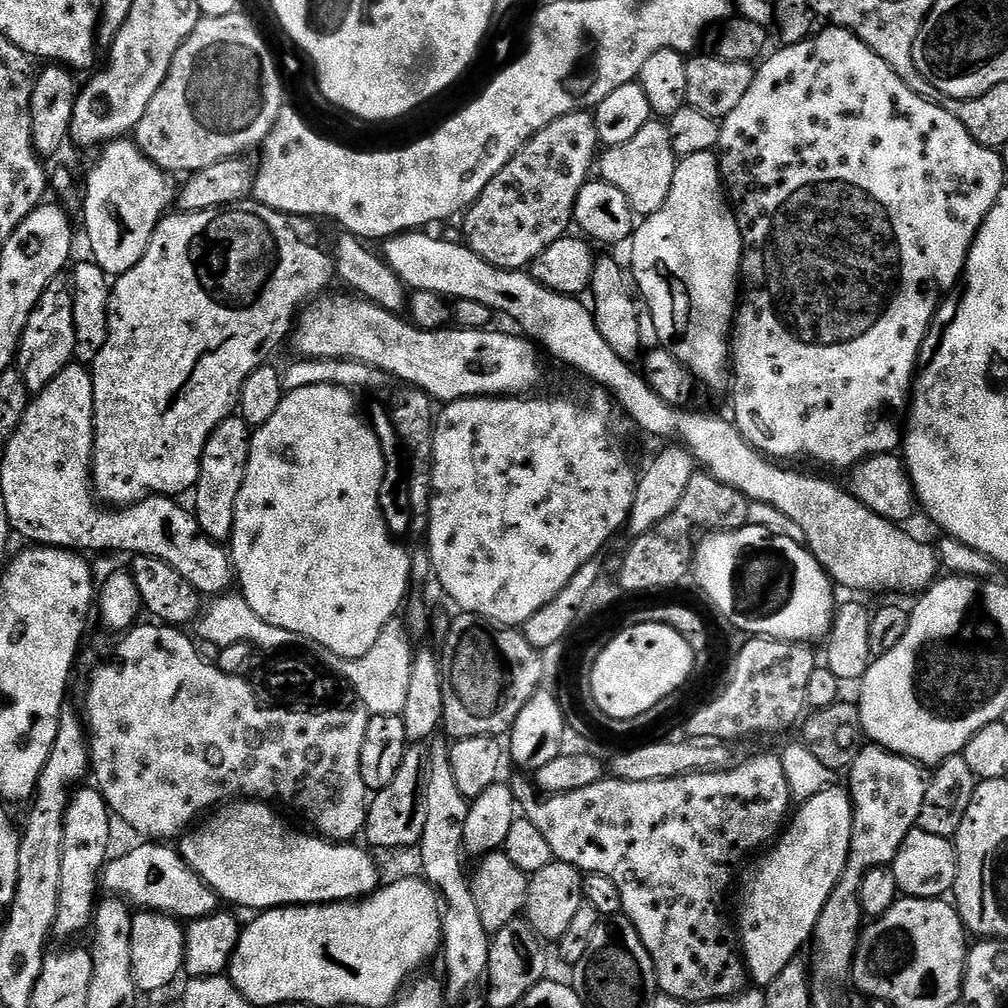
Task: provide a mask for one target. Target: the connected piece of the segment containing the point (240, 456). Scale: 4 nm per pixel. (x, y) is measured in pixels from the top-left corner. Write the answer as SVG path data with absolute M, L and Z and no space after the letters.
M227 416L210 434L200 459L198 482L194 489L196 521L207 536L217 542L228 542L232 539L234 510L238 502L238 490L242 490L242 482L246 478L252 434L253 429L245 422L243 416Z

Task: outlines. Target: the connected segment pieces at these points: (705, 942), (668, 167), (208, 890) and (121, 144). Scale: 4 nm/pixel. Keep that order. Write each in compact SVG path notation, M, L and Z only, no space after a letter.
M779 755L752 756L749 760L742 761L741 764L736 762L719 770L710 772L695 771L685 776L675 776L665 780L651 780L650 782L630 782L629 780L605 778L599 780L594 786L586 786L582 790L570 790L557 796L545 795L543 798L538 795L531 779L511 781L510 787L517 798L523 815L530 822L534 822L534 826L538 826L538 831L546 837L546 842L550 845L550 850L555 859L572 864L581 874L590 872L602 874L606 878L610 878L610 882L614 882L614 886L618 886L618 895L622 898L620 911L634 926L634 930L638 930L638 934L642 938L642 946L646 946L646 950L652 959L652 975L655 987L657 984L664 991L661 993L667 999L680 1000L686 1006L692 1006L692 1004L707 1006L711 1000L730 1000L733 996L739 996L745 991L746 969L741 953L738 951L737 941L734 939L733 929L731 932L728 929L727 922L724 921L724 912L720 909L720 903L723 902L724 895L727 894L728 887L732 884L732 867L747 852L752 852L755 848L760 847L763 849L769 842L775 841L778 833L785 827L786 821L789 819L790 808L788 812L788 804L790 805L790 797Z
M663 119L649 120L630 142L622 142L618 146L608 148L599 157L598 176L610 186L618 186L622 194L626 194L626 202L630 202L633 213L643 218L652 216L666 202L670 194L670 186L674 182L674 170L678 157L674 154L674 146L670 146L670 130Z
M140 842L137 848L124 852L120 857L109 859L104 865L102 873L102 888L109 897L119 898L129 905L149 912L163 912L181 922L201 920L210 914L221 911L222 901L220 895L203 880L195 870L190 867L175 847L164 842Z
M112 138L101 148L104 149L101 150L100 157L93 162L92 169L88 172L88 192L86 188L82 196L84 232L88 235L89 246L92 247L91 259L109 277L115 278L126 274L130 266L138 266L142 254L146 254L146 246L150 246L154 230L173 207L174 184L172 188L173 177L143 156L140 147L131 139Z

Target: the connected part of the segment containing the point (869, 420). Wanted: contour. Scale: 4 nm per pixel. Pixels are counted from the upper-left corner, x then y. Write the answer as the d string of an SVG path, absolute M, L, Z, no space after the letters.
M824 26L824 29L820 33L818 32L809 35L808 39L797 44L780 46L780 49L764 65L759 65L756 68L756 77L750 86L750 90L746 90L742 102L738 102L738 106L734 106L731 114L724 117L720 124L720 142L718 145L720 174L725 189L727 189L727 199L736 213L736 221L740 227L745 246L744 261L740 264L742 295L738 300L736 318L730 333L730 384L732 380L732 413L730 413L730 416L736 429L745 440L755 445L761 453L767 454L777 461L788 462L784 460L792 460L795 456L809 456L810 459L817 460L820 464L829 464L832 468L848 470L851 469L853 464L865 460L867 456L877 456L883 452L895 453L901 447L902 428L901 425L898 426L896 423L899 420L901 423L902 413L905 411L906 401L909 399L910 389L914 384L914 373L918 368L920 348L924 345L929 328L933 327L934 324L932 315L935 314L936 307L939 306L944 292L950 291L955 284L957 287L961 283L964 267L968 261L968 251L972 249L974 238L978 234L982 222L998 202L1001 190L1006 187L1006 180L1004 180L1006 166L1002 162L997 149L982 146L968 133L966 126L962 126L962 122L958 122L958 118L954 118L954 114L946 114L946 110L934 106L934 102L926 102L926 98L914 94L914 90L910 90L910 86L906 86L906 82L902 82L902 78L898 78L898 74L894 74L894 70L890 70L890 66L886 66L886 62L882 62L882 58L878 58L878 54L874 54L874 50L867 48L849 28Z

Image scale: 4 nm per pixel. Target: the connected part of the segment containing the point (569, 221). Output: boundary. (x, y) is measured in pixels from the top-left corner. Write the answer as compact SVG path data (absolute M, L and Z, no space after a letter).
M588 110L571 112L565 116L560 116L554 122L550 122L550 126L538 130L538 134L534 134L530 138L530 142L525 144L523 150L521 150L520 153L518 153L518 155L488 183L486 190L482 190L482 194L472 203L471 208L463 213L462 221L464 220L465 236L463 236L463 239L466 241L468 247L474 250L474 254L486 258L486 262L490 262L499 268L515 268L517 270L527 269L529 265L531 265L532 260L538 258L538 254L542 254L542 250L546 250L546 246L550 246L554 242L561 240L569 229L573 227L574 221L572 218L572 211L576 205L576 199L582 190L582 186L588 183L590 177L593 175L594 165L598 160L598 151L596 152L596 148L599 149L600 147L600 135L596 129L596 121L593 113Z

